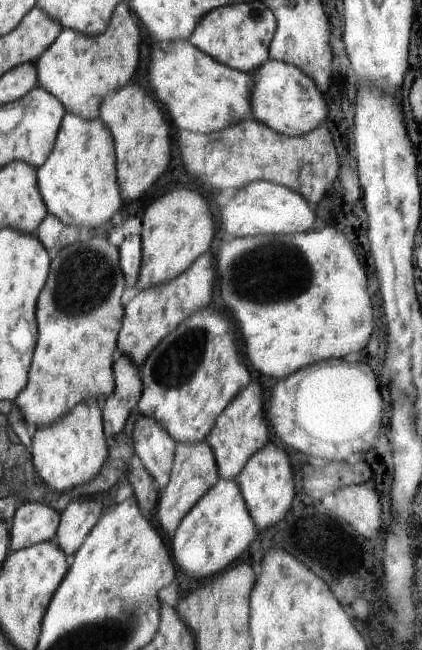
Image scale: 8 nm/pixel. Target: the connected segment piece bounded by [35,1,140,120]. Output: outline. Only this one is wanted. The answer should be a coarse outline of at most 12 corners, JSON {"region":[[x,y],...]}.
{"region":[[126,1],[99,35],[63,29],[35,62],[70,114],[99,118],[140,58]]}

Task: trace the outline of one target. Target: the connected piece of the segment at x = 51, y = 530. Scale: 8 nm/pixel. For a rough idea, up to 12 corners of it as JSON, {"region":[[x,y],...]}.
{"region":[[24,503],[14,513],[10,550],[54,539],[56,509]]}

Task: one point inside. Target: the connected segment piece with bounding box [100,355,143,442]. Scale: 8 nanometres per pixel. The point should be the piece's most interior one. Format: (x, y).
(116, 409)

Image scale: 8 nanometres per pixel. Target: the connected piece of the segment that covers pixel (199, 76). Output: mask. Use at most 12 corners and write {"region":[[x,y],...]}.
{"region":[[189,40],[154,44],[154,98],[180,131],[250,117],[253,74]]}

